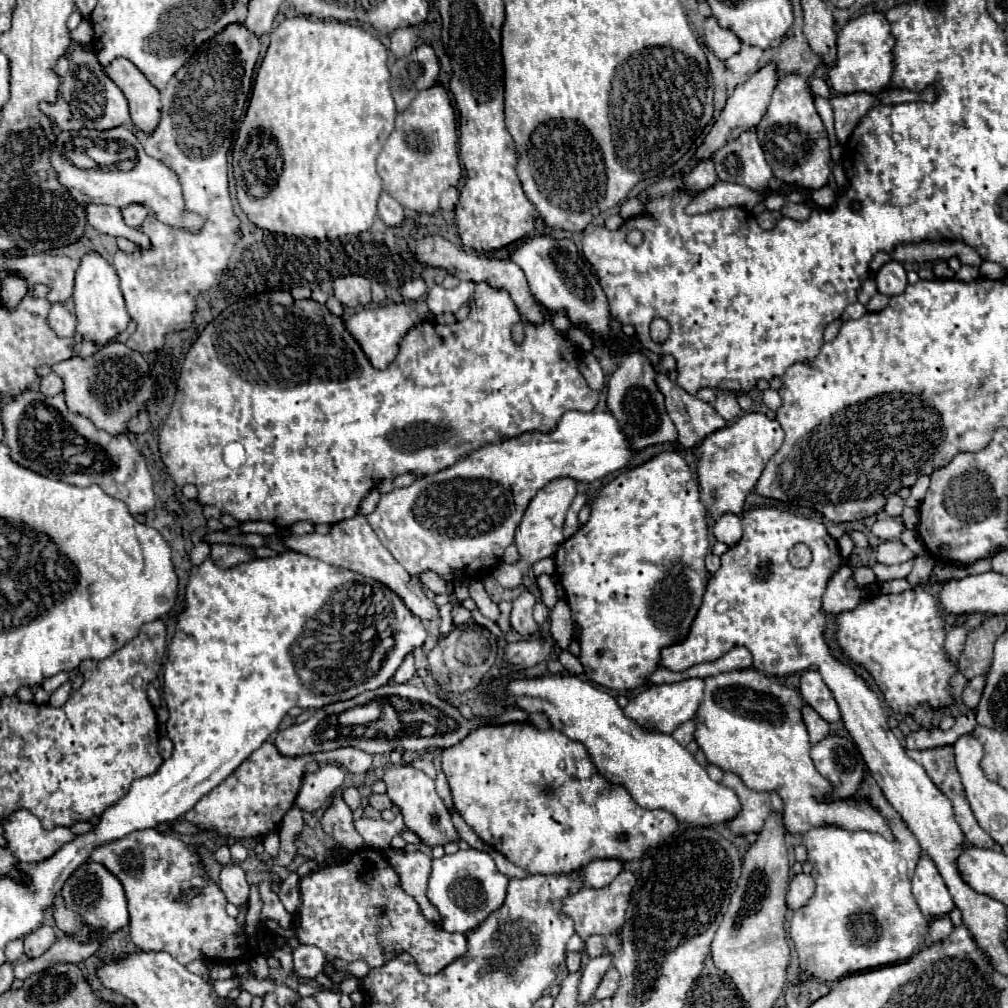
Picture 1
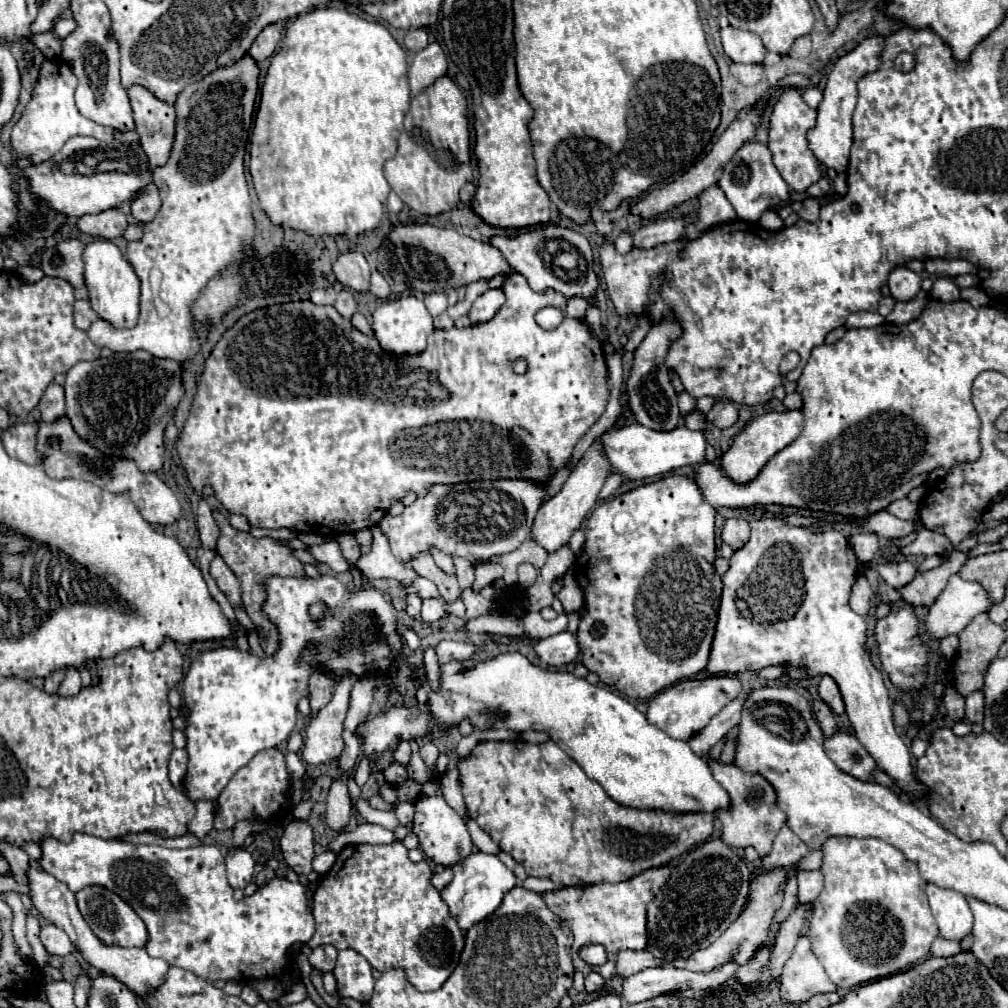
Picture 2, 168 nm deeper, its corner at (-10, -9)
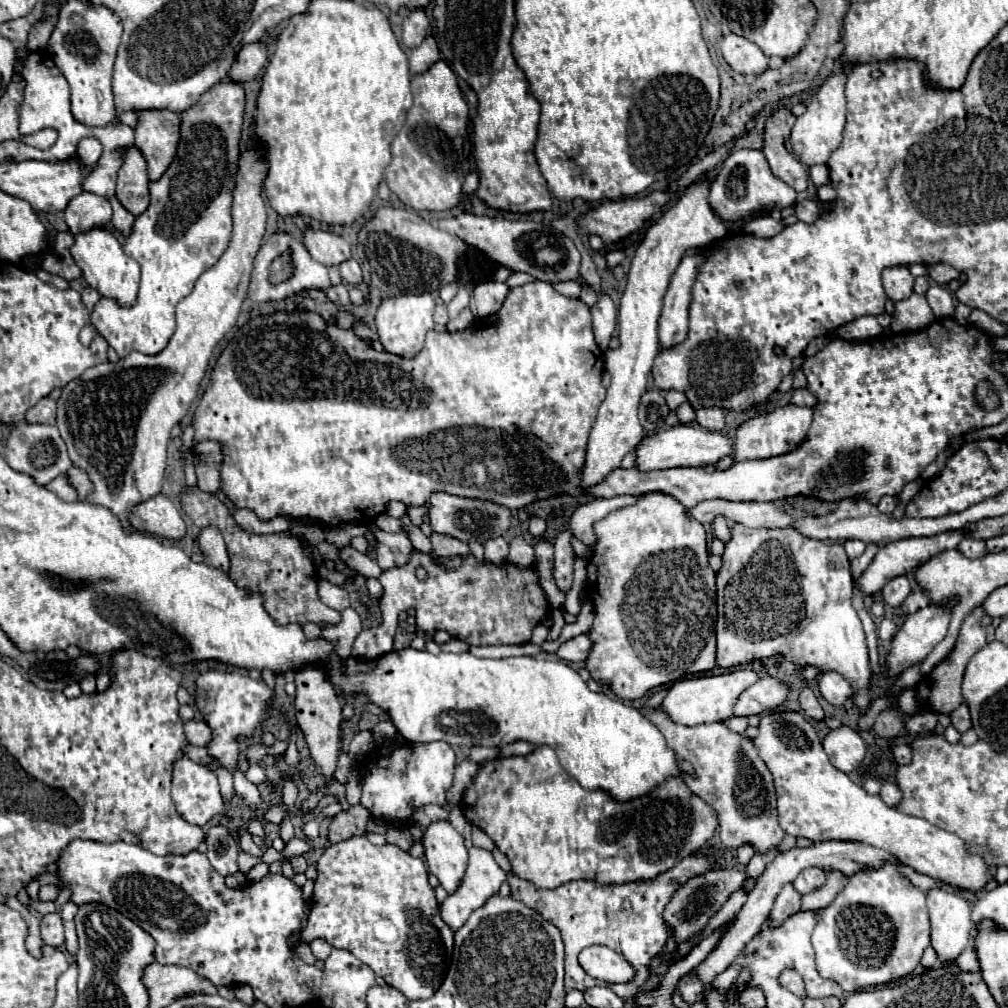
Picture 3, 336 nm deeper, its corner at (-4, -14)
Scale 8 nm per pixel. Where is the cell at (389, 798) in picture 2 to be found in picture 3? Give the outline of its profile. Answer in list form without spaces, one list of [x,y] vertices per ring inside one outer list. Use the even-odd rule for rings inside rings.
[[[446,742],[430,744],[404,744],[390,756],[372,754],[366,760],[368,774],[364,776],[362,806],[370,810],[372,818],[382,822],[410,822],[414,808],[424,804],[446,804],[446,790],[452,786],[456,756]]]

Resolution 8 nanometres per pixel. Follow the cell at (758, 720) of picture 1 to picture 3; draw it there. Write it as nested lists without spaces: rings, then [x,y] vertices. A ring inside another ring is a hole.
[[[800,712],[762,714],[754,746],[772,772],[778,796],[778,820],[786,834],[812,842],[852,840],[870,844],[890,852],[904,866],[924,876],[974,894],[984,892],[988,882],[994,880],[984,856],[970,852],[956,834],[896,808],[888,808],[878,794],[868,794],[860,784],[852,782],[850,776],[834,768],[822,750],[814,726]]]

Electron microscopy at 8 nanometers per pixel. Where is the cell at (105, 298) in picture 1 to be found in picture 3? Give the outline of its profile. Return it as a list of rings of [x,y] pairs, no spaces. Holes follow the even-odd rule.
[[[90,230],[86,234],[76,234],[74,236],[74,246],[72,246],[72,258],[82,270],[84,280],[92,290],[96,290],[102,298],[112,298],[124,308],[132,308],[138,298],[138,282],[140,282],[140,266],[134,258],[126,256],[122,252],[122,246],[114,238],[112,230]]]

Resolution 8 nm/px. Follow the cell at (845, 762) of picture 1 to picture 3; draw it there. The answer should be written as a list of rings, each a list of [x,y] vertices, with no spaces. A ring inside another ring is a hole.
[[[840,726],[836,730],[832,730],[824,740],[822,740],[824,752],[828,754],[830,762],[850,774],[850,772],[858,772],[864,756],[866,756],[866,746],[864,740],[860,738],[860,734],[848,726]]]

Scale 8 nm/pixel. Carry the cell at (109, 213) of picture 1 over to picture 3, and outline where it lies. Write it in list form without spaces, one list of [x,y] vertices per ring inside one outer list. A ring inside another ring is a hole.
[[[82,192],[64,210],[66,224],[72,234],[90,232],[94,228],[108,228],[112,222],[112,206],[106,198]]]

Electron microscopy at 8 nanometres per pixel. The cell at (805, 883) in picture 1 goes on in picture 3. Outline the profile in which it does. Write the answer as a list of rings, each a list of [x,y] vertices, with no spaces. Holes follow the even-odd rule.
[[[806,868],[798,874],[798,878],[794,880],[794,888],[798,890],[800,896],[818,890],[822,884],[826,882],[826,872],[818,870],[818,868]]]

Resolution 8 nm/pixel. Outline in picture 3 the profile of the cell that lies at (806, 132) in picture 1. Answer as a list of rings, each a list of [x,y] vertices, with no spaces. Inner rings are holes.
[[[778,106],[766,120],[762,152],[776,178],[792,186],[796,192],[804,192],[810,180],[808,168],[786,148],[794,122],[796,116],[790,112],[790,108]]]

